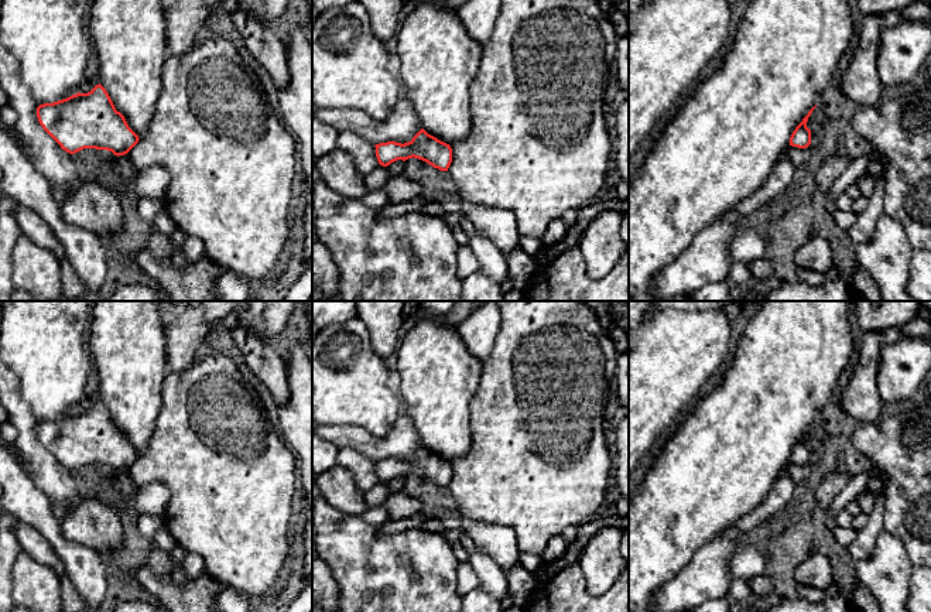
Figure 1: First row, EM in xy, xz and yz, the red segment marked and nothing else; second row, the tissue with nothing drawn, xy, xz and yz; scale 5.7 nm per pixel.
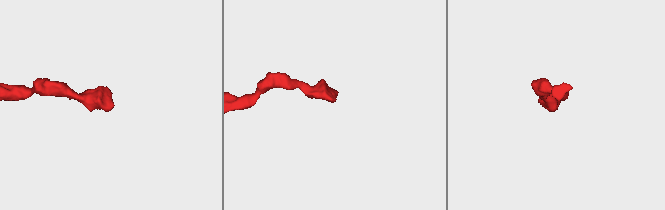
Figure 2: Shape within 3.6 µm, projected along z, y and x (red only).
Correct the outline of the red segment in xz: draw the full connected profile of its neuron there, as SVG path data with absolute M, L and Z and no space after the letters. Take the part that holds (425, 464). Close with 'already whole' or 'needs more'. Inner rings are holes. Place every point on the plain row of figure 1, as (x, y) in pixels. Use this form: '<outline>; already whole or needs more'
M421 445L411 458L387 458L376 461L376 473L380 482L387 483L397 476L418 475L434 485L448 488L452 479L452 465L449 461L438 457Z; already whole

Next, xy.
M100 400L88 410L78 408L58 418L40 421L37 434L42 445L69 471L96 465L119 473L140 457Z; already whole

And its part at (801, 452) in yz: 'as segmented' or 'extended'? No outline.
as segmented

